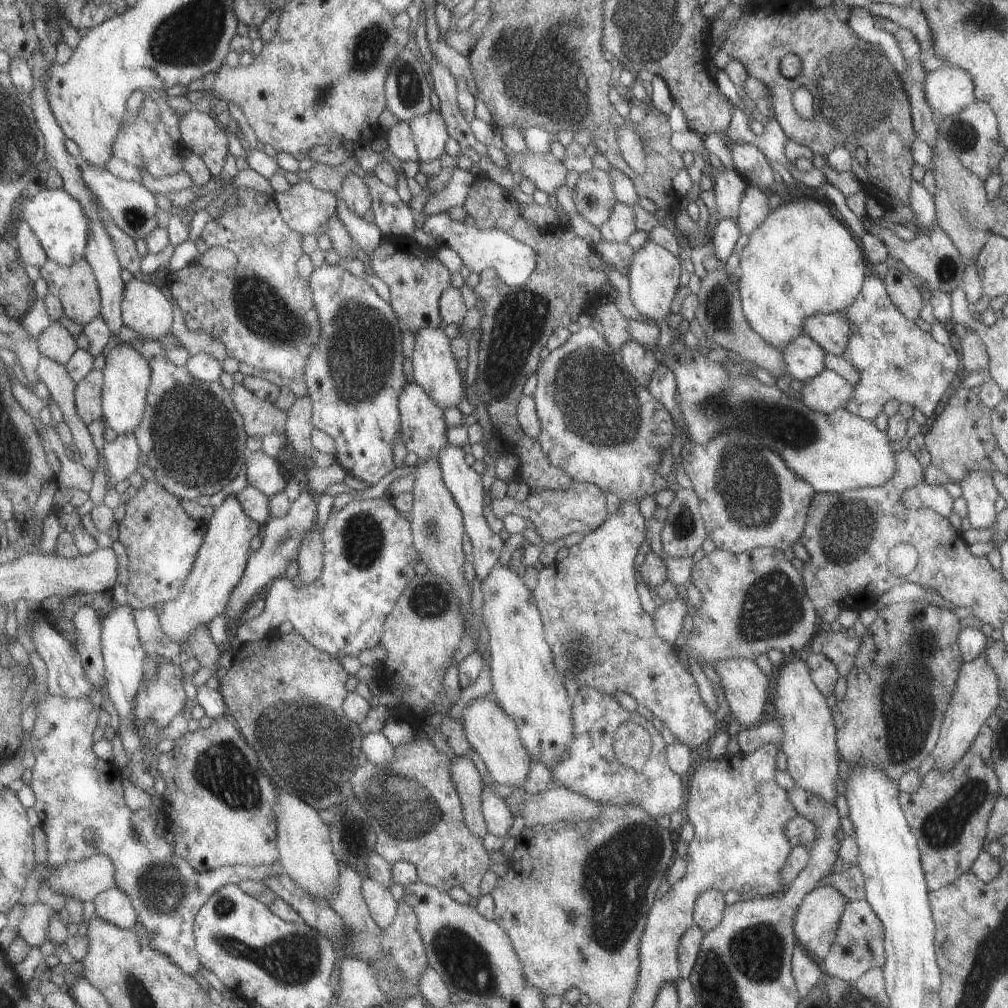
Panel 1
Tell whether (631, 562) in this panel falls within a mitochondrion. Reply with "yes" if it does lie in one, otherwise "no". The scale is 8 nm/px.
no

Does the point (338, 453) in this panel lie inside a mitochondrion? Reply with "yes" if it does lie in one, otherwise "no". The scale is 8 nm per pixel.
no

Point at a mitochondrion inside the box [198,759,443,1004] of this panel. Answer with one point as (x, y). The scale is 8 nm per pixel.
(294, 958)

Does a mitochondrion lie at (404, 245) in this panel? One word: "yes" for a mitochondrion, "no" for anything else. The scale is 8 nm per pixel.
no

